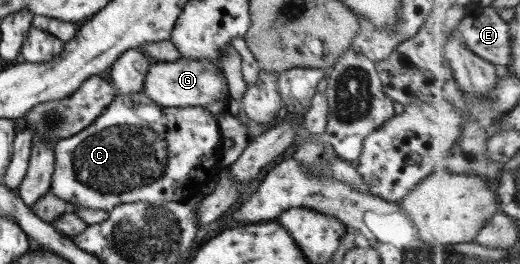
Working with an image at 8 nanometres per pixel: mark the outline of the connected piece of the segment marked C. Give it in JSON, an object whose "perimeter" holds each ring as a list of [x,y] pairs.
{"perimeter":[[[142,89],[116,95],[92,124],[52,144],[54,162],[49,192],[71,208],[88,208],[106,213],[114,206],[125,203],[158,205],[183,202],[200,194],[204,186],[219,178],[222,141],[215,116],[204,107],[164,108],[153,103]]]}

